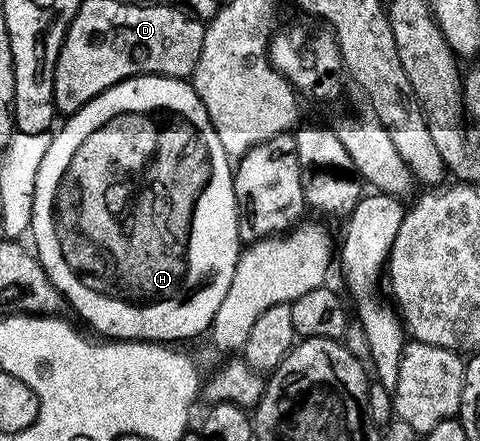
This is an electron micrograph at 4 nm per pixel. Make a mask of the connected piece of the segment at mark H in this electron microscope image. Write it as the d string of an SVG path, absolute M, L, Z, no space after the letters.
M133 76L130 80L123 80L121 84L116 84L112 88L107 88L102 94L98 94L86 106L82 106L82 110L78 110L73 116L67 117L63 121L64 125L60 129L57 127L54 132L54 138L50 144L50 148L46 152L46 156L42 160L42 164L38 167L37 182L34 186L34 202L33 214L30 229L30 237L36 243L34 247L34 255L40 261L41 266L46 270L46 274L52 280L52 284L64 297L65 301L89 324L92 328L97 328L101 332L99 335L104 338L111 338L113 341L118 340L134 340L137 342L176 342L172 340L188 340L191 336L196 336L199 332L207 333L212 327L212 319L214 314L218 314L218 306L222 306L222 298L226 298L226 290L230 290L232 279L234 278L234 270L240 261L242 251L242 241L238 234L238 226L242 222L242 213L236 207L236 199L234 198L234 186L232 185L233 165L230 158L226 154L226 150L222 150L222 142L218 142L218 134L214 130L214 126L208 121L206 110L202 106L202 102L198 98L195 88L192 87L188 80L174 80L171 76Z

